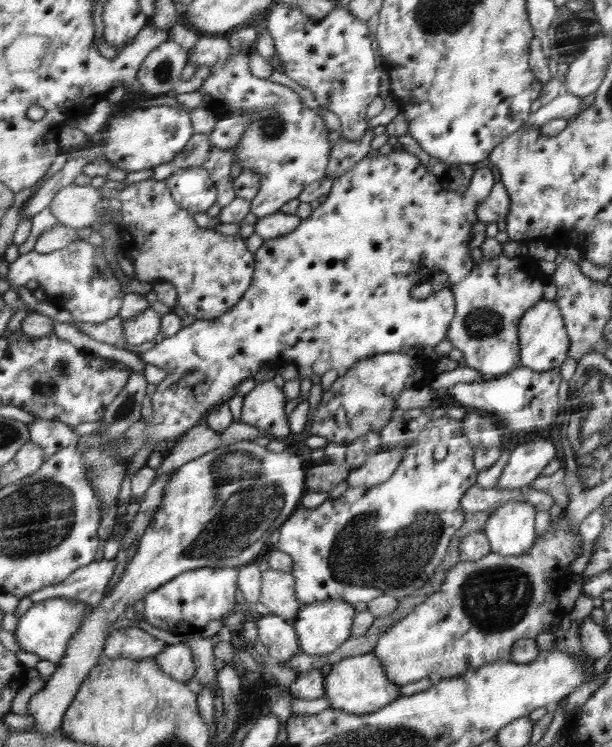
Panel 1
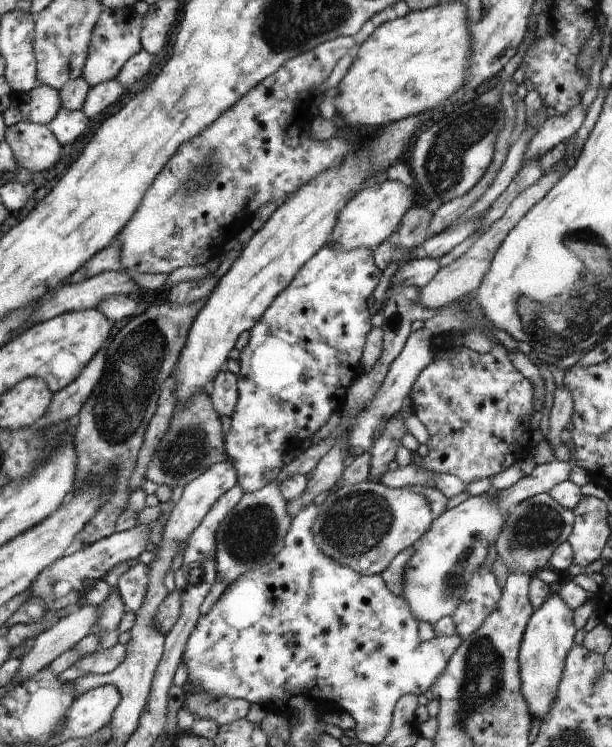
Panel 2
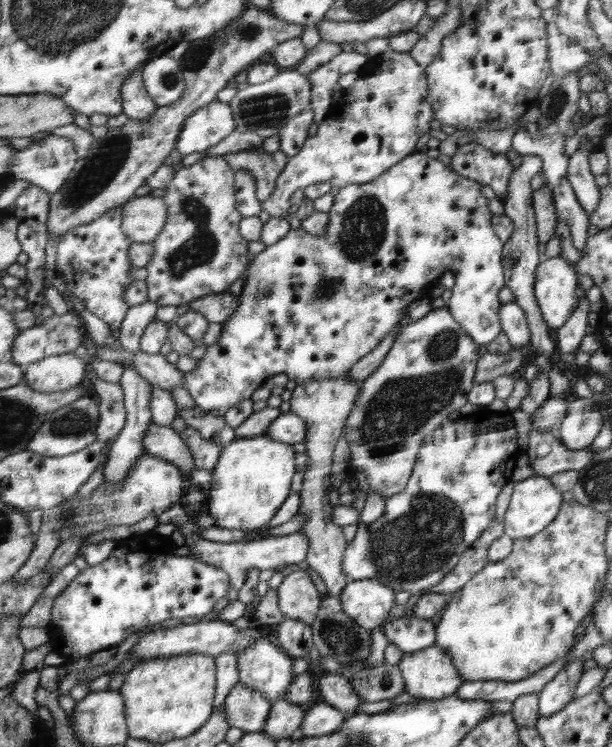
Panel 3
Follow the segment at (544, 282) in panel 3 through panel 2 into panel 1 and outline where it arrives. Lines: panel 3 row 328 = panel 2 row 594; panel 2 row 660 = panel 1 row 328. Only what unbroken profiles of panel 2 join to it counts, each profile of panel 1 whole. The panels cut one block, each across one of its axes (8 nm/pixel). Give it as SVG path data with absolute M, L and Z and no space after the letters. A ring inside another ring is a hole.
M542 300L522 320L522 367L535 372L545 372L559 369L567 358L570 348L562 312L554 301Z

